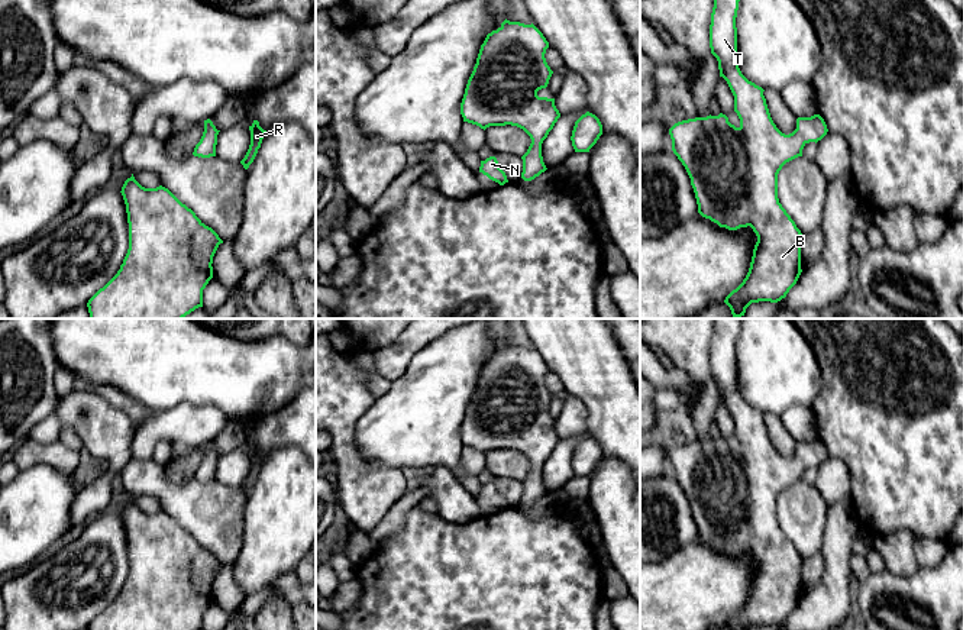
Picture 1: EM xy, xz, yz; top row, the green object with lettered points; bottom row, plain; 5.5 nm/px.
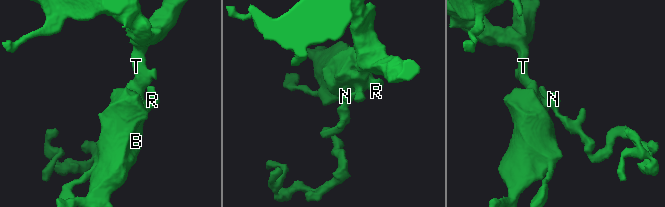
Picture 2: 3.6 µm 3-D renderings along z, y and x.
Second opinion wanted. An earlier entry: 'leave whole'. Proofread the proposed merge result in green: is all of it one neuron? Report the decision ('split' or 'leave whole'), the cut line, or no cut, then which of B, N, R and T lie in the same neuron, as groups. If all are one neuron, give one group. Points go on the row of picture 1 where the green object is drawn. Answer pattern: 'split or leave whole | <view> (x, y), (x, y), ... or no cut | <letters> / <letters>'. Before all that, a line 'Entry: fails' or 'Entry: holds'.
Entry: holds
leave whole | no cut | B N R T

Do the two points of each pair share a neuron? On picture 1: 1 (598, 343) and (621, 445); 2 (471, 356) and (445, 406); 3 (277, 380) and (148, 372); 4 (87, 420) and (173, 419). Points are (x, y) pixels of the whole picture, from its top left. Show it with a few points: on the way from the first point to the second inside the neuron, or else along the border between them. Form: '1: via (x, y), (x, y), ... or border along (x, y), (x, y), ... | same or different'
1: via (598, 368), (598, 374), (617, 409), (619, 420) | same
2: via (459, 368), (445, 383), (445, 394) | same
3: via (245, 378), (226, 372), (180, 372) | same
4: border along (138, 423), (133, 432), (131, 456) | different

